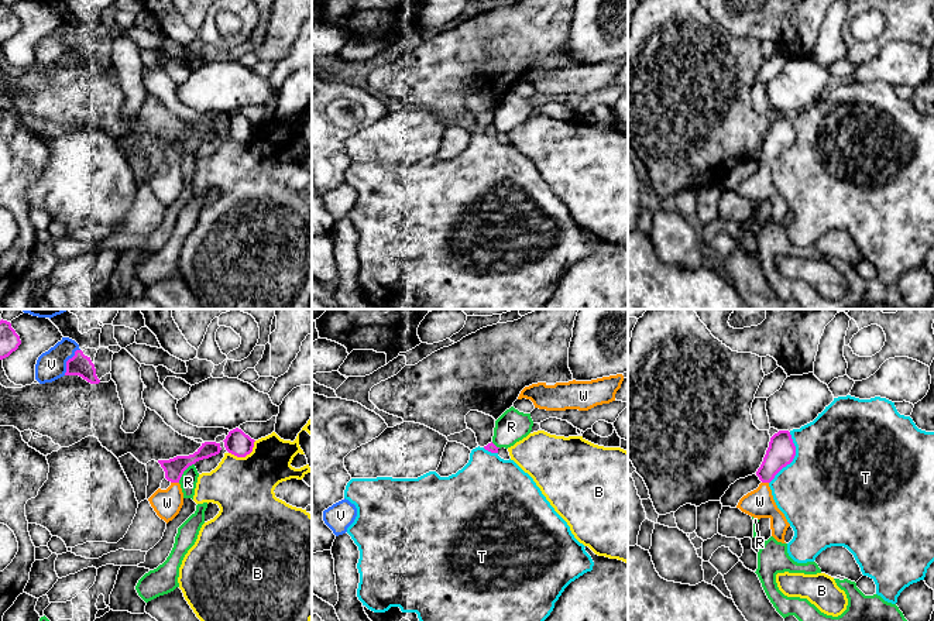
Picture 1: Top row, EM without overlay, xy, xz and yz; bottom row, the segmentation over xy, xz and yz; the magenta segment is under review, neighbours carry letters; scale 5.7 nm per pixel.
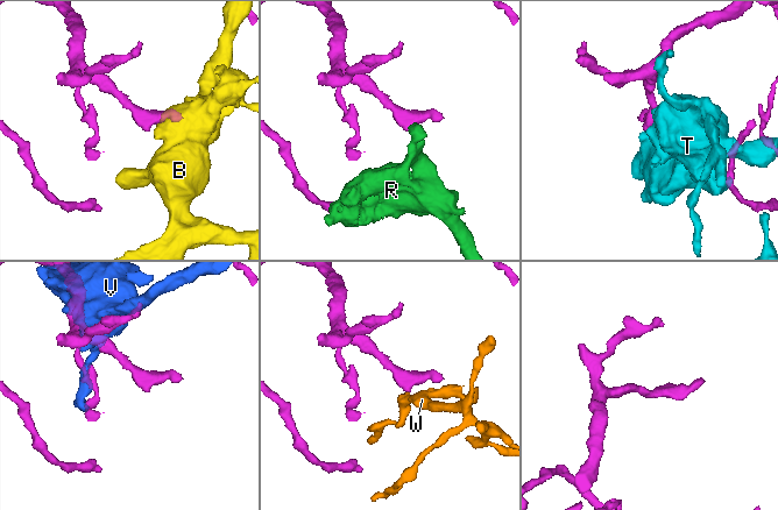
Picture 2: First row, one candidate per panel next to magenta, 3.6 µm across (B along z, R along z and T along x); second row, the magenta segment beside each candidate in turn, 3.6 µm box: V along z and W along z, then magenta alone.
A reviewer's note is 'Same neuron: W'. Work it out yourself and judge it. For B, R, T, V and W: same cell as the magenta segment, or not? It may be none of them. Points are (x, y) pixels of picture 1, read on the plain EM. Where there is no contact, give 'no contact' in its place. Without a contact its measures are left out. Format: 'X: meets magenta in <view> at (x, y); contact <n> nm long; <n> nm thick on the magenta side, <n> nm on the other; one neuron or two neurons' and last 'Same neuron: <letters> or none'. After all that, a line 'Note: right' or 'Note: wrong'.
B: meets magenta in xy at (244, 140); contact 180 nm long; 140 nm thick on the magenta side, 360 nm on the other; two neurons
R: meets magenta in xy at (184, 154); contact 140 nm long; 120 nm thick on the magenta side, 100 nm on the other; two neurons
T: meets magenta in yz at (793, 141); contact 320 nm long; 160 nm thick on the magenta side, 500 nm on the other; two neurons
V: meets magenta in xy at (67, 45); contact 180 nm long; 120 nm thick on the magenta side, 160 nm on the other; two neurons
W: meets magenta in xy at (175, 165); contact 50 nm long; 120 nm thick on the magenta side, 160 nm on the other; one neuron
Same neuron: W
Note: right

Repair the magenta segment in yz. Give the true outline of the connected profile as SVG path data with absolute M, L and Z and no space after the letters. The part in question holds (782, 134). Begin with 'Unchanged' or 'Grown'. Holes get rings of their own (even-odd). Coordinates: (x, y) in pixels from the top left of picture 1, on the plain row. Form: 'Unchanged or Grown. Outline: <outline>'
Grown. Outline: M779 114L770 121L769 131L763 141L756 159L762 165L759 171L746 179L744 179L736 192L753 202L769 202L772 220L782 227L790 207L784 198L777 192L769 167L775 159L787 148L793 145L796 140L796 130L793 127L789 114Z

